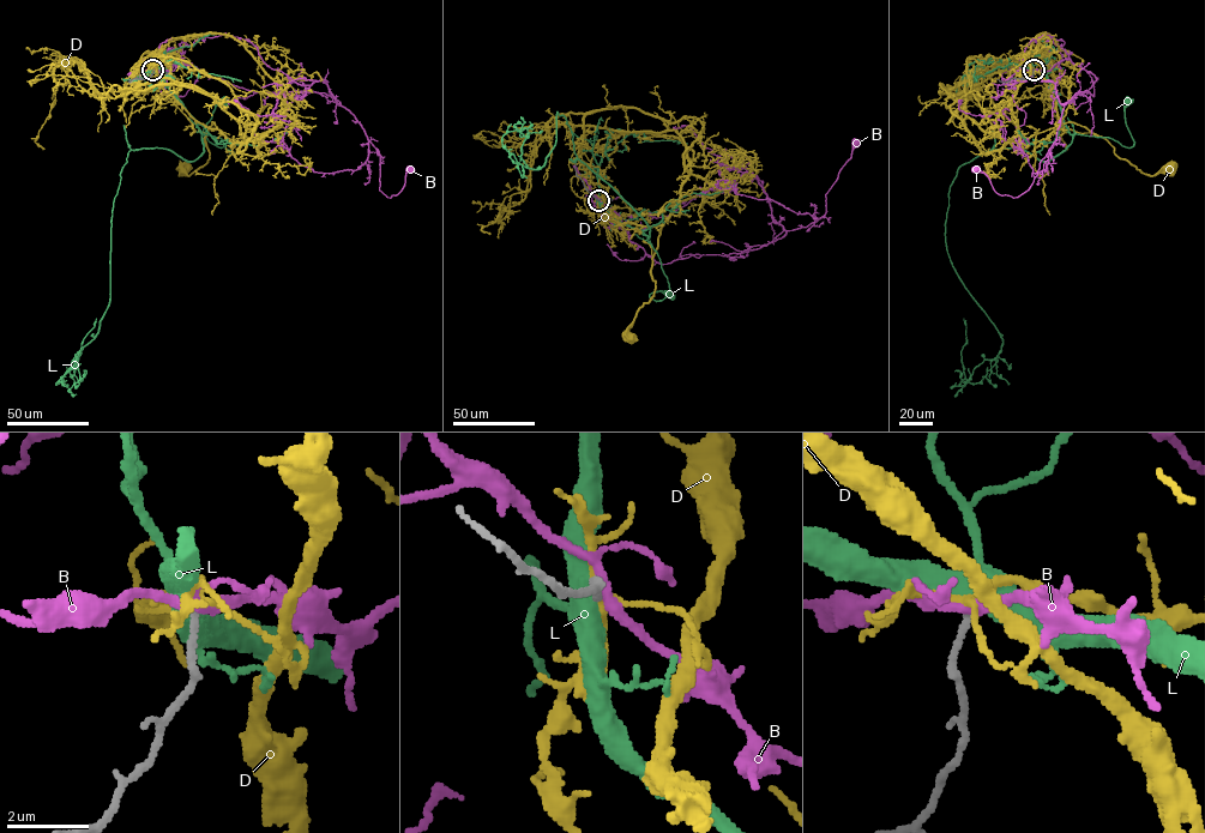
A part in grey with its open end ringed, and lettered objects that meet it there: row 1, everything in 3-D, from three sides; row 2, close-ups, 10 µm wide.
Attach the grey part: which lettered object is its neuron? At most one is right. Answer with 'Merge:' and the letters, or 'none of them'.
Merge: L

